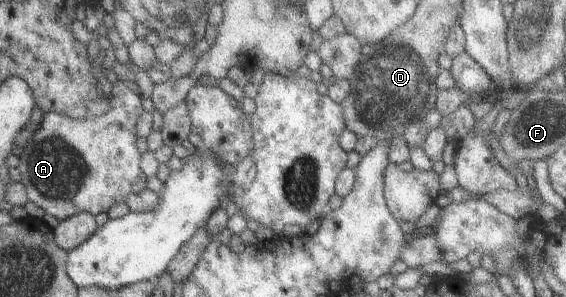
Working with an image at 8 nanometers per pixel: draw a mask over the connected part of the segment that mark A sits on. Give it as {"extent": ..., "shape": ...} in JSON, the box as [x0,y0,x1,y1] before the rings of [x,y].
{"extent":[18,81,146,221],"shape":[[[116,81],[110,88],[109,110],[90,119],[73,119],[53,112],[42,112],[41,122],[31,138],[22,146],[18,157],[20,183],[26,190],[31,204],[41,208],[44,214],[62,221],[78,212],[88,212],[95,216],[99,212],[107,213],[111,206],[123,203],[127,194],[145,189],[146,176],[139,168],[140,154],[135,147],[135,122],[141,109],[140,94],[129,89],[123,81]]]}

